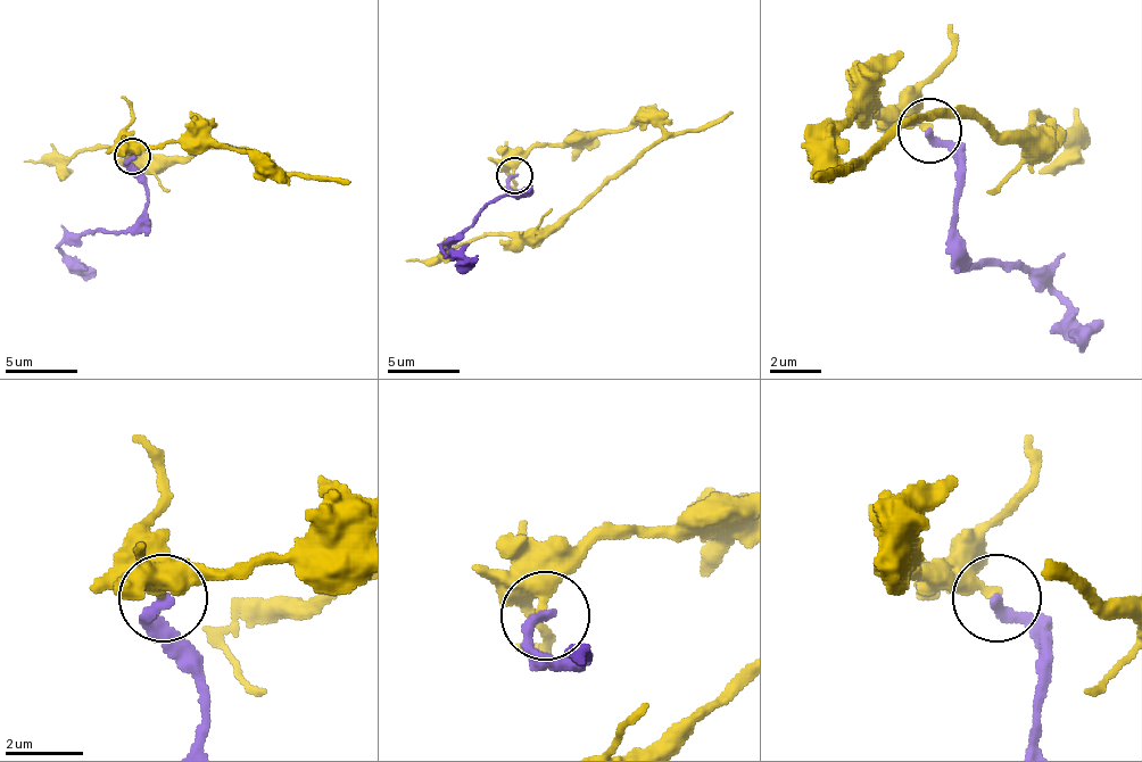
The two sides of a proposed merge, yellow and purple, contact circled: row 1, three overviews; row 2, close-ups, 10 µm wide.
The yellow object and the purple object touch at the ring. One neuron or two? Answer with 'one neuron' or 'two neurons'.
two neurons

